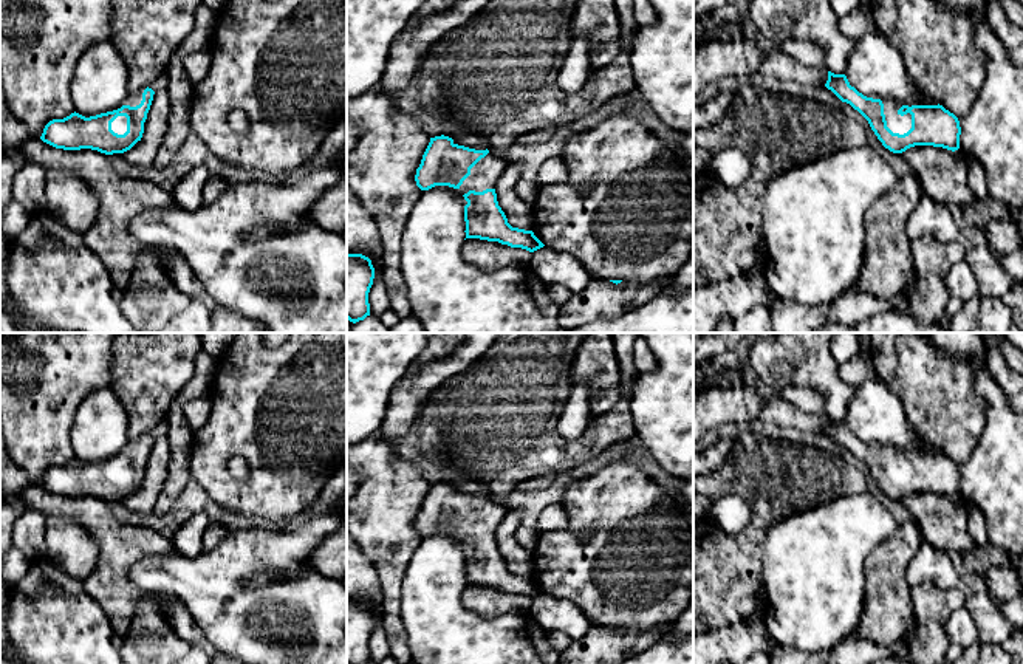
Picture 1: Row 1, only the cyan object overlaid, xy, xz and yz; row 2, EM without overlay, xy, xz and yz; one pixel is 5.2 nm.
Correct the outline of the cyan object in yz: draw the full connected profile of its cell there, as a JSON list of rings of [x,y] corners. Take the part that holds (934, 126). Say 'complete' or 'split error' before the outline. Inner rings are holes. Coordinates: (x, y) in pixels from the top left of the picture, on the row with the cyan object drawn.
split error; [[[831,71],[825,87],[857,110],[882,145],[893,153],[902,153],[915,145],[933,145],[952,152],[960,149],[960,121],[939,104],[908,107],[888,98],[867,98],[850,85],[845,74]]]

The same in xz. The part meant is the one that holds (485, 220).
split error; [[[441,135],[430,138],[415,181],[421,190],[449,186],[463,193],[466,238],[498,241],[534,252],[545,245],[532,231],[512,228],[497,201],[495,184],[506,166],[508,159],[488,149],[458,145]]]

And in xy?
split error; [[[147,87],[128,93],[113,111],[90,118],[74,111],[63,119],[53,119],[45,125],[40,139],[63,150],[124,153],[141,141],[153,94],[155,91]]]

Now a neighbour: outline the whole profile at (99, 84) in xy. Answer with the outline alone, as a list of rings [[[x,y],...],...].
[[[110,40],[91,45],[76,63],[70,84],[74,111],[90,118],[113,111],[128,94],[124,59]]]

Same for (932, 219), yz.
[[[927,195],[919,200],[905,223],[905,232],[913,241],[932,237],[939,243],[953,245],[960,238],[960,229],[949,206]]]

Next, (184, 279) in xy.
[[[176,254],[169,260],[167,274],[175,288],[180,289],[190,300],[201,302],[210,310],[214,308],[210,296],[181,254]]]

